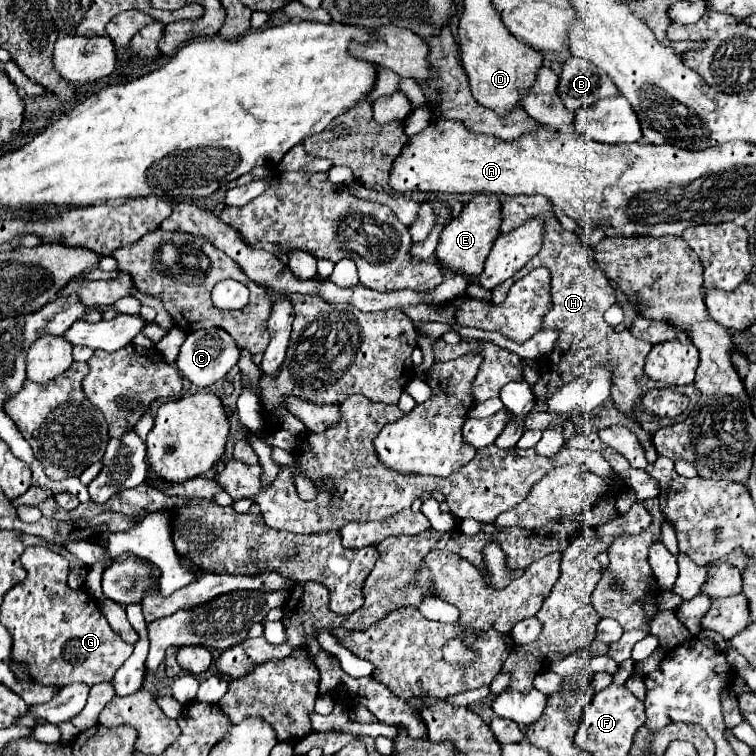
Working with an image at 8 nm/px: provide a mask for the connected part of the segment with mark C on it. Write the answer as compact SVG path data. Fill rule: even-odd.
M201 329L187 335L185 343L181 345L177 367L192 384L209 387L223 379L237 361L239 361L239 347L229 337L229 333L225 333L223 329Z

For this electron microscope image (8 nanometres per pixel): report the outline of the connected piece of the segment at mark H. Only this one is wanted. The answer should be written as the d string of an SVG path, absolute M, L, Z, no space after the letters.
M533 195L533 197L501 197L503 201L503 225L501 233L509 233L523 225L529 219L543 221L543 245L541 251L517 273L517 279L527 275L531 269L545 265L551 271L551 309L543 317L541 329L555 329L559 331L559 337L555 341L555 347L551 353L541 357L539 367L539 381L531 387L533 395L539 401L547 401L561 385L567 385L569 381L591 373L593 367L605 365L611 369L611 401L621 409L623 413L631 413L635 407L635 399L645 395L645 389L661 387L659 383L651 381L643 373L645 357L651 349L647 341L641 341L633 335L619 335L613 331L611 325L605 323L603 313L615 303L615 291L609 285L607 277L601 273L601 269L595 267L593 251L589 251L581 245L581 241L571 233L565 231L559 221L555 207L547 197Z

